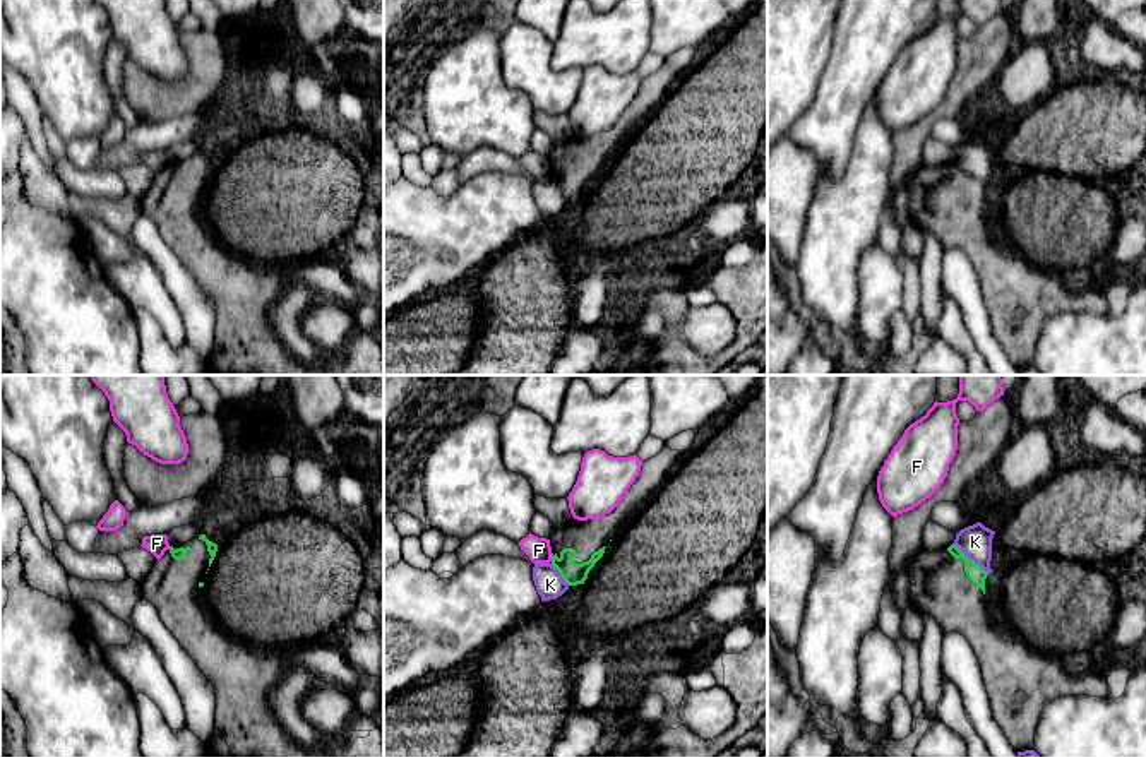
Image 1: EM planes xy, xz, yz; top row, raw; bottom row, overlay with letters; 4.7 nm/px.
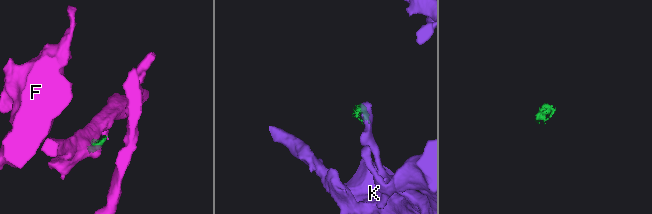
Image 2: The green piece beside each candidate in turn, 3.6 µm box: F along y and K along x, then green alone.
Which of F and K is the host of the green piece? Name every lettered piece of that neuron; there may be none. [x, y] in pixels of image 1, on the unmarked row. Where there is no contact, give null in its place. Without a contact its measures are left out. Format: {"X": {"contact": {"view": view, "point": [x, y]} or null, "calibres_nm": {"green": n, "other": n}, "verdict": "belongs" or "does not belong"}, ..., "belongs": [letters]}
{"F": {"contact": {"view": "xz", "point": [552, 173]}, "calibres_nm": {"green": 100, "other": 120}, "verdict": "does not belong"}, "K": {"contact": {"view": "yz", "point": [968, 175]}, "calibres_nm": {"green": 80, "other": 160}, "verdict": "does not belong"}, "belongs": []}

